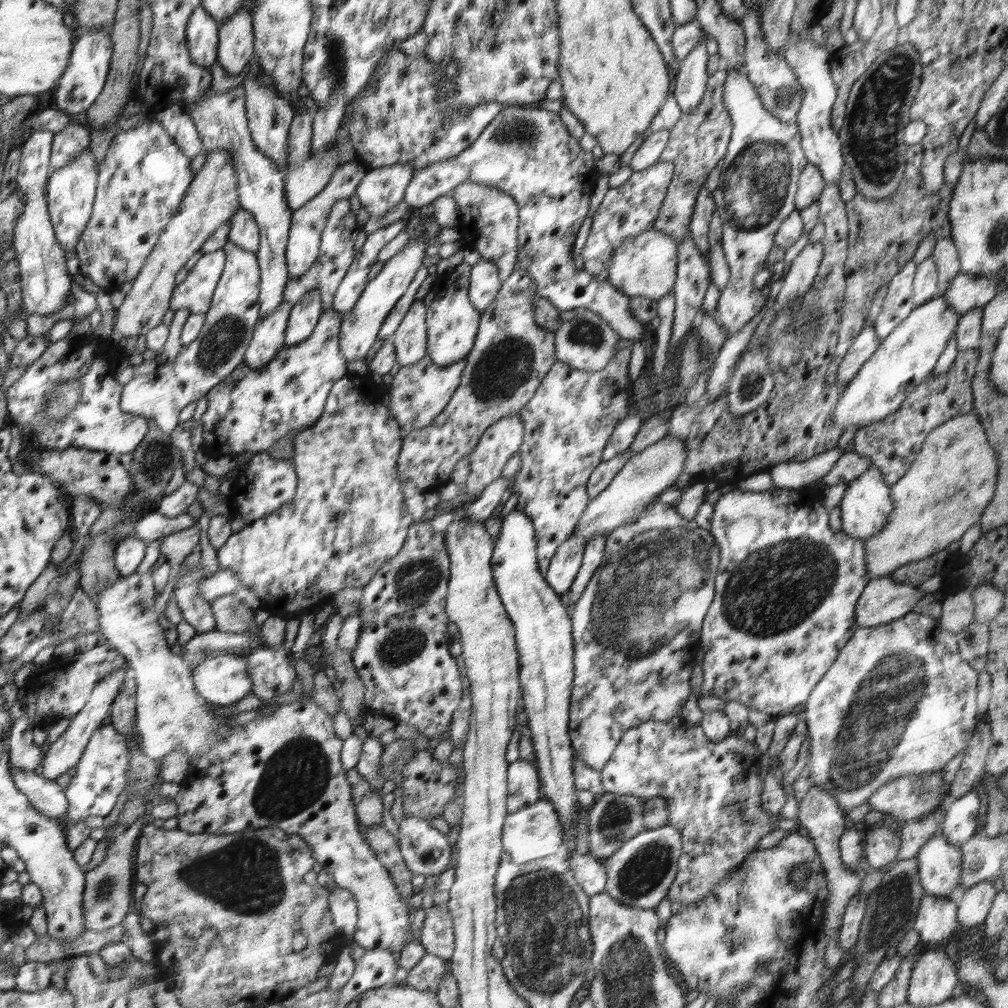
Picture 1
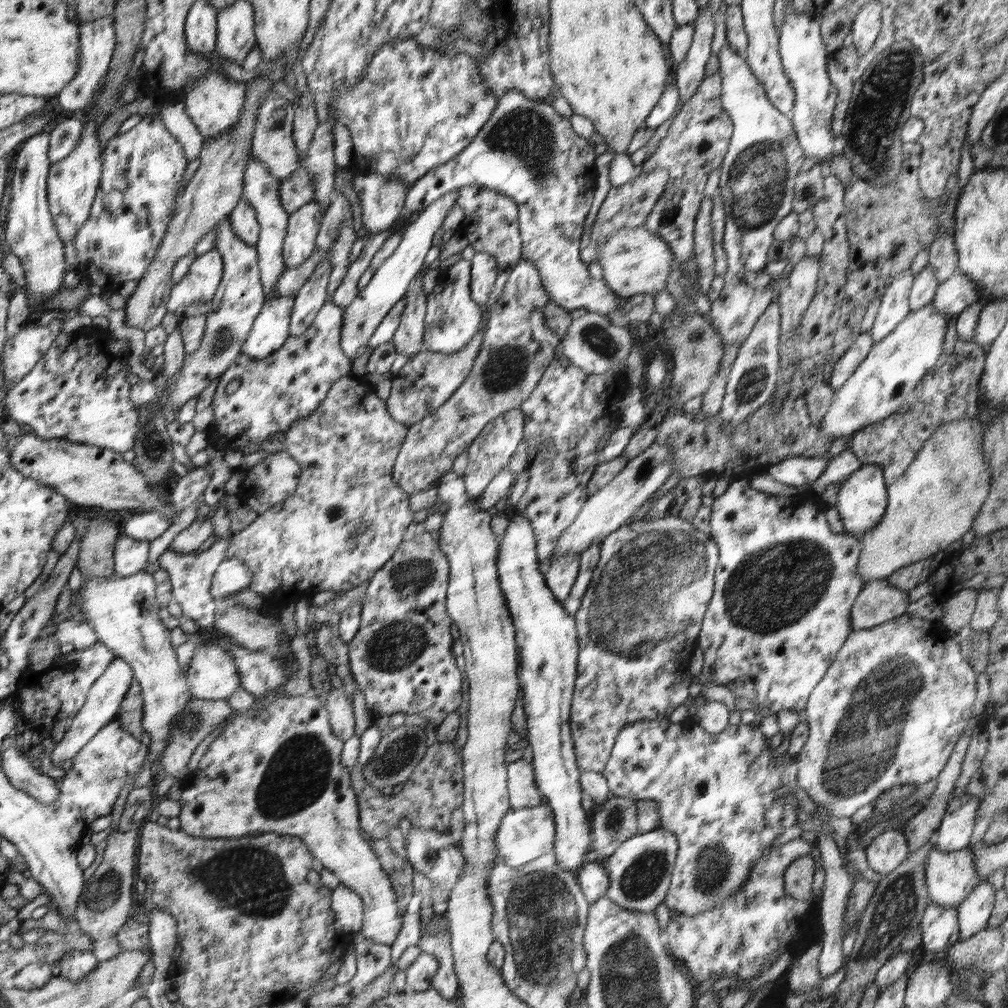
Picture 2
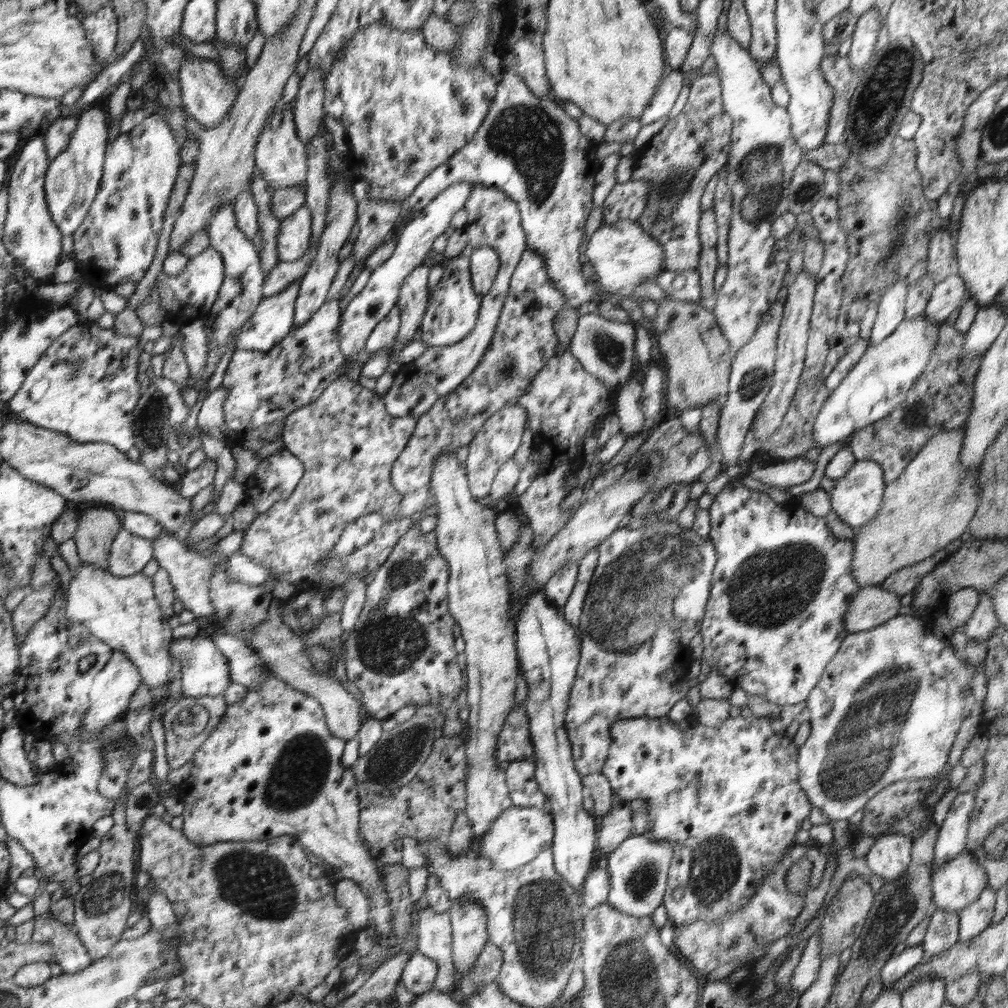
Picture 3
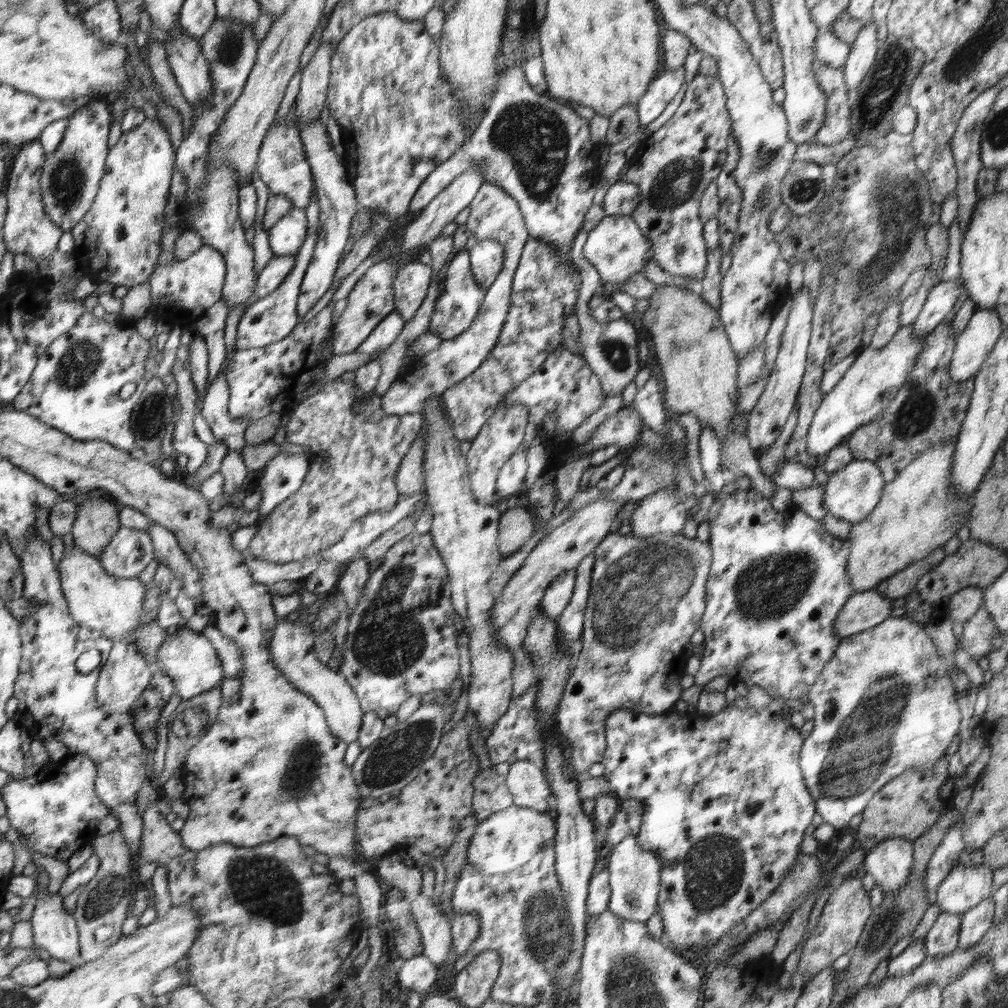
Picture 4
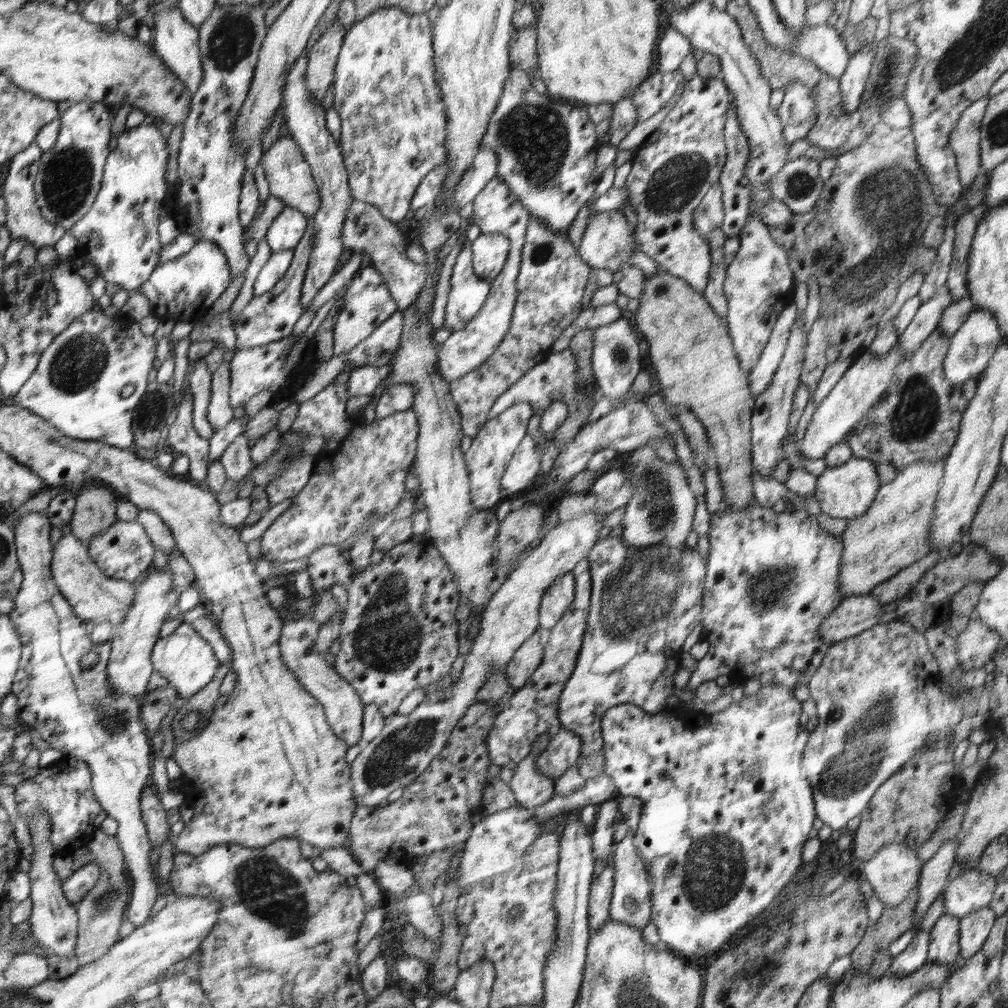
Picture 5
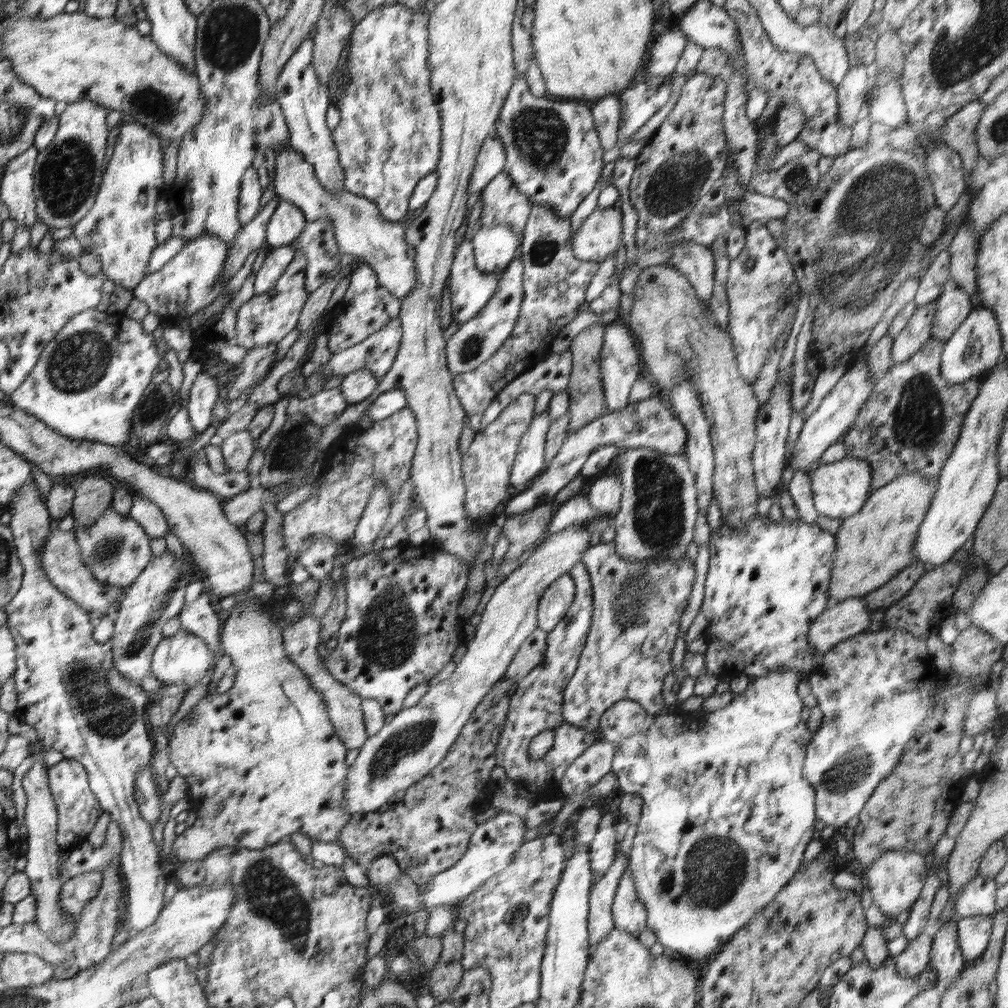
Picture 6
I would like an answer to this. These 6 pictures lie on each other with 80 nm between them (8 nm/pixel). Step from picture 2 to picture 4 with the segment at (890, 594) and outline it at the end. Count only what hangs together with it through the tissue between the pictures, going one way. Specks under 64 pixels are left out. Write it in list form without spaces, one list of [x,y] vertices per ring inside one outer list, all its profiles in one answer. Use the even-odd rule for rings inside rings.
[[[873,589],[854,593],[838,611],[832,630],[843,639],[872,629],[891,617],[893,601]]]

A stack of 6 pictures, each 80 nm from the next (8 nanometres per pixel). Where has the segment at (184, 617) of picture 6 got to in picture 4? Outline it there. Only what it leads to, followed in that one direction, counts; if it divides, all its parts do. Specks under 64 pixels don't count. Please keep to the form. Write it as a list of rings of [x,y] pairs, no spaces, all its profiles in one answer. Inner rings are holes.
[[[206,626],[201,632],[216,648],[218,656],[222,656],[221,663],[224,667],[224,673],[230,678],[240,678],[244,671],[244,662],[242,662],[241,651],[238,650],[235,642],[230,642],[228,636],[222,636],[222,633],[216,627]]]

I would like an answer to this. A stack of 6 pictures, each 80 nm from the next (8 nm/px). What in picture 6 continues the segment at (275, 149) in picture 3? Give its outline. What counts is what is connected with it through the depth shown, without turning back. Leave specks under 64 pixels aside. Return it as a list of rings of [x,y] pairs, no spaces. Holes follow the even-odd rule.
[[[282,146],[275,153],[276,196],[301,207],[305,218],[309,221],[328,219],[333,224],[339,253],[356,256],[358,261],[365,262],[377,271],[382,286],[391,291],[396,298],[407,298],[412,292],[417,270],[414,267],[415,260],[408,258],[405,227],[386,220],[377,203],[368,198],[352,194],[345,189],[338,191],[337,194],[326,191],[314,174],[312,165],[291,146]]]

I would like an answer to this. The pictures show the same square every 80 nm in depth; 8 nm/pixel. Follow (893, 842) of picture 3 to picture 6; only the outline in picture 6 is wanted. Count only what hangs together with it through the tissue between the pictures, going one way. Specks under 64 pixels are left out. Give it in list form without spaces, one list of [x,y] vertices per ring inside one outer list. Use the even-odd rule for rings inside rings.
[[[893,850],[881,854],[878,860],[865,870],[868,878],[867,888],[871,890],[873,903],[890,918],[910,912],[911,906],[919,897],[929,868],[929,863],[920,853]]]

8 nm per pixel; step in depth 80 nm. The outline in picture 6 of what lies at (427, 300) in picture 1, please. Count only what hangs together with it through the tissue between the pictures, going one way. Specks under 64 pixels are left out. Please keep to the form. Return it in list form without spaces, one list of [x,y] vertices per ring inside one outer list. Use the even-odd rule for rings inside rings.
[[[465,236],[462,239],[449,274],[452,320],[460,325],[475,317],[486,306],[505,273],[505,270],[496,274],[480,272],[475,267],[472,240]]]

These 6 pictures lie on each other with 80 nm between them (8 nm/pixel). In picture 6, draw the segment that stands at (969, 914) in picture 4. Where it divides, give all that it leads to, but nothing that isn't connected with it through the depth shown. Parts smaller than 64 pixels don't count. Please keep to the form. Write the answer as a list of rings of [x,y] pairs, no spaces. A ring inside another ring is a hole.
[[[970,915],[957,921],[957,940],[961,954],[968,964],[986,950],[990,942],[993,927],[993,916]]]

